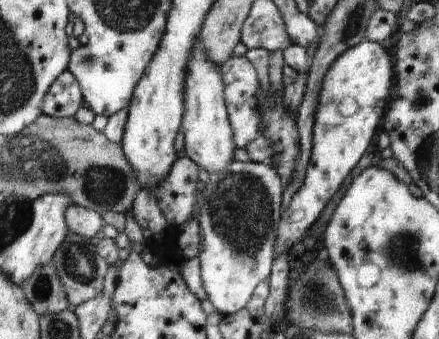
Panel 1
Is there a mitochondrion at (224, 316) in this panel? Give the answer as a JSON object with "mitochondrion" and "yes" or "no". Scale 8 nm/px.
{"mitochondrion":"no"}

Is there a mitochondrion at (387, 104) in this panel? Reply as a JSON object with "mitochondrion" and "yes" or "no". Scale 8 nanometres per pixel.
{"mitochondrion":"no"}

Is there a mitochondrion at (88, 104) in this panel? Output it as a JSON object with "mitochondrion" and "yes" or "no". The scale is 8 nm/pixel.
{"mitochondrion":"no"}

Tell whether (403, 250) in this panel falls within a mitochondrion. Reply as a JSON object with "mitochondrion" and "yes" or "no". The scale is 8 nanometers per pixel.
{"mitochondrion":"yes"}

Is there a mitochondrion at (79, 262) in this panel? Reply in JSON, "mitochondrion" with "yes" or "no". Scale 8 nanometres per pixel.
{"mitochondrion":"yes"}

